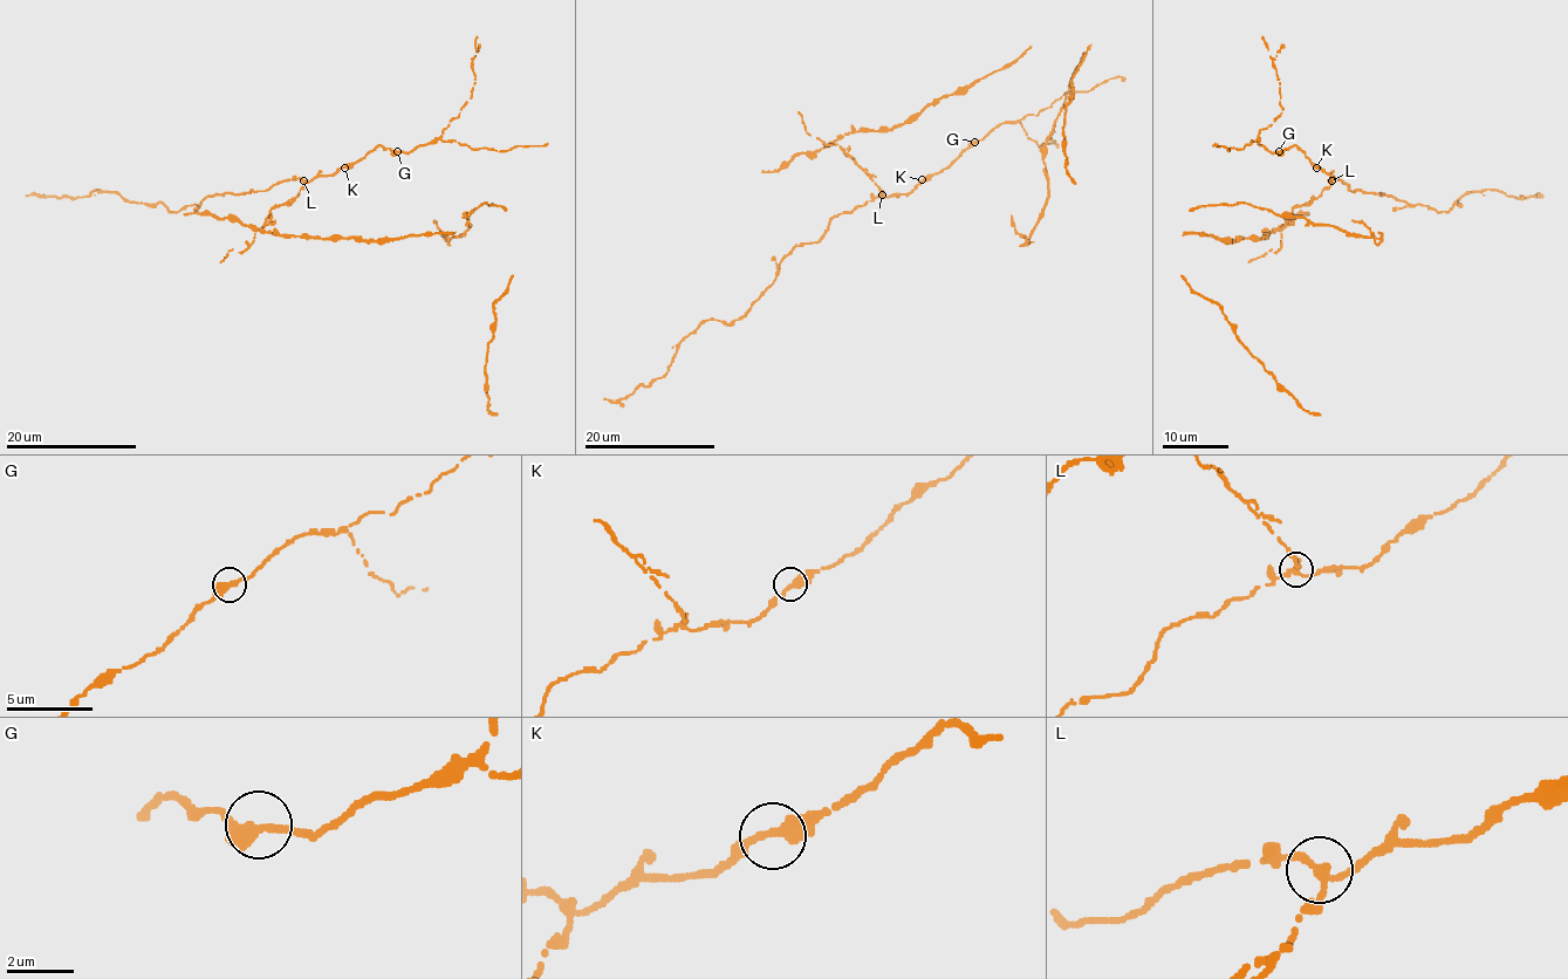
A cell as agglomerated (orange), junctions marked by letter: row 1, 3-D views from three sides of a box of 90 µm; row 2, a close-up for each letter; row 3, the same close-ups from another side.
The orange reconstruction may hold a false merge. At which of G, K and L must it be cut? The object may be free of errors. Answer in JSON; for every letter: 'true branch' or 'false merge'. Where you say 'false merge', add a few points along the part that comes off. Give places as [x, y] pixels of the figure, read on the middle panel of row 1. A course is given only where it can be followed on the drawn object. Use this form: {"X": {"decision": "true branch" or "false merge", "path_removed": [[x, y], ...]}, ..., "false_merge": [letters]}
{"G": {"decision": "true branch"}, "K": {"decision": "true branch"}, "L": {"decision": "false merge"}, "false_merge": ["L"]}

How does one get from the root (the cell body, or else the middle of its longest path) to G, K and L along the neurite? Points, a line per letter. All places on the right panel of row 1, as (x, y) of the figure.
G: (1296, 205), (1316, 198), (1334, 182), (1333, 177), (1295, 146), (1279, 151)
K: (1296, 205), (1316, 198), (1334, 182), (1330, 176), (1316, 168)
L: (1296, 205), (1316, 198), (1330, 180)

